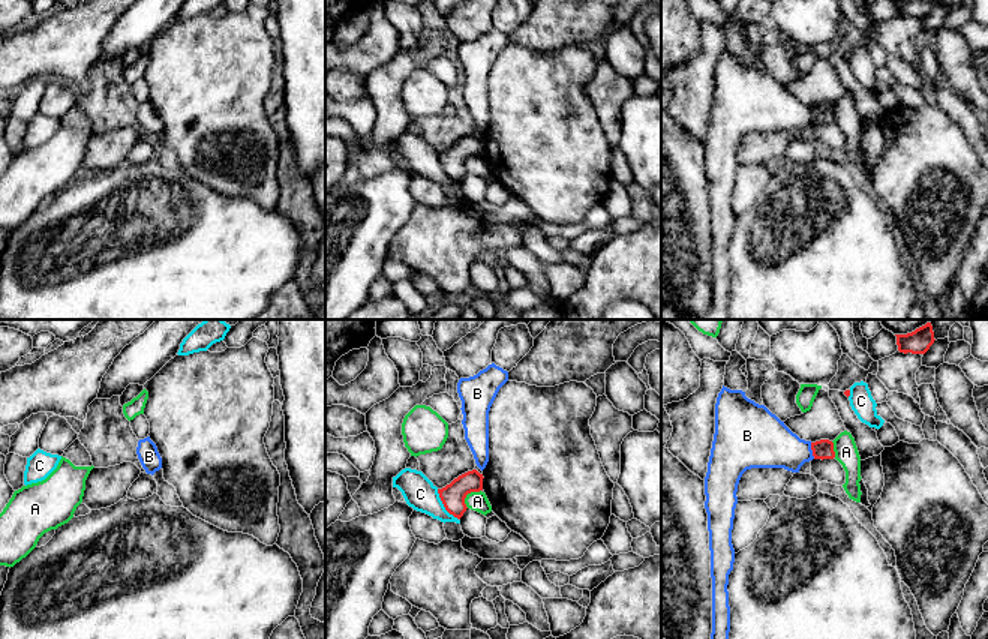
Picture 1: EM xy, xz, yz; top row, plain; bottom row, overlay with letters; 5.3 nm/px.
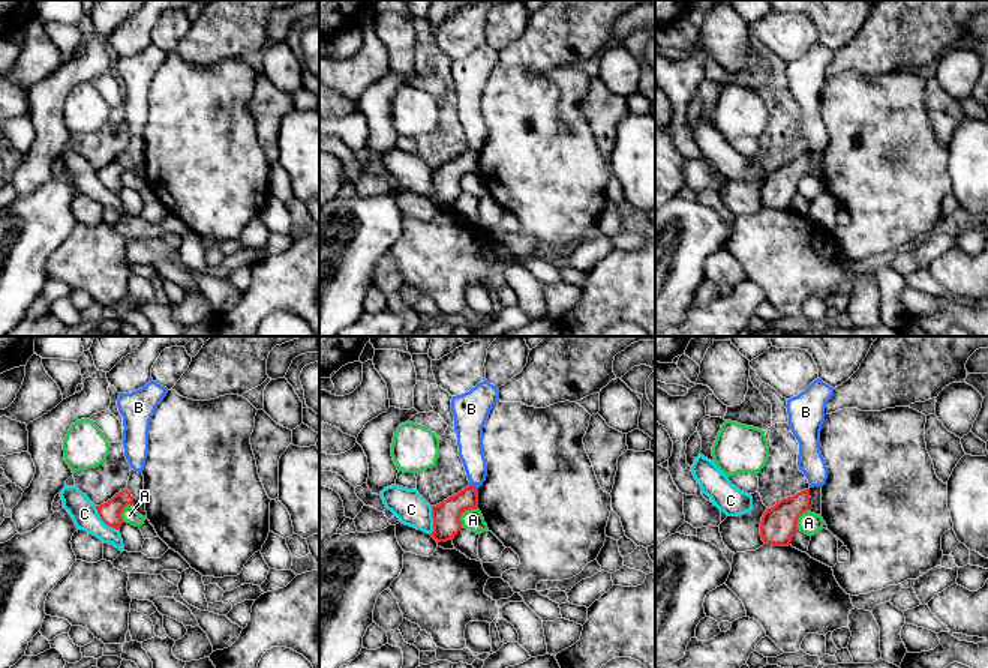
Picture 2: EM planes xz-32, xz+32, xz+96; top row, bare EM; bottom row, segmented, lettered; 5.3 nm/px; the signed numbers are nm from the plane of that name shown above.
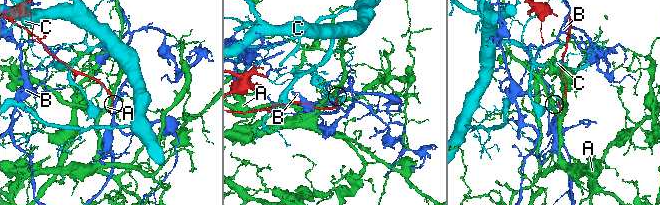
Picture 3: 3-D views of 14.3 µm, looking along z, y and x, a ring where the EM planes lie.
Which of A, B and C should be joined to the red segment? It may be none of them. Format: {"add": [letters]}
{"add": []}

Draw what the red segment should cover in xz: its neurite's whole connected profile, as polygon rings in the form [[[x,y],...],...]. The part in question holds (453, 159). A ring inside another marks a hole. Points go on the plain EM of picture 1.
[[[472,134],[459,140],[445,152],[438,153],[445,174],[454,182],[460,183],[468,172],[465,168],[466,159],[483,154],[483,142],[483,138]]]

